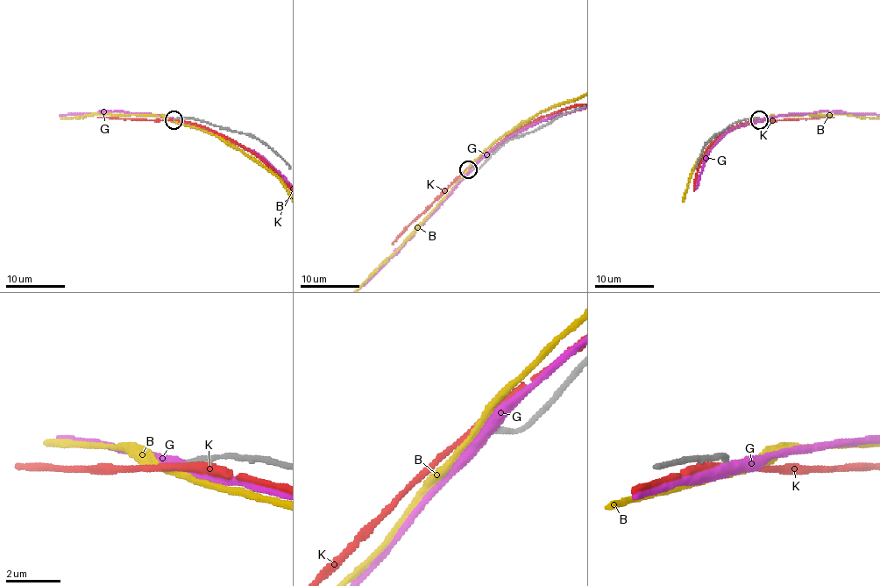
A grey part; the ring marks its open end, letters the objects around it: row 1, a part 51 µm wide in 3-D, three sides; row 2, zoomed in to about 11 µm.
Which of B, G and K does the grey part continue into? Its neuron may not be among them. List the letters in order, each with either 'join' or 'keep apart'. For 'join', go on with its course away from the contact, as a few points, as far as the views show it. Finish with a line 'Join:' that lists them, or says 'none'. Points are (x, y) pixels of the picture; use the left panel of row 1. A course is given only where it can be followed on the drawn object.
B: keep apart
G: keep apart
K: keep apart
Join: none

